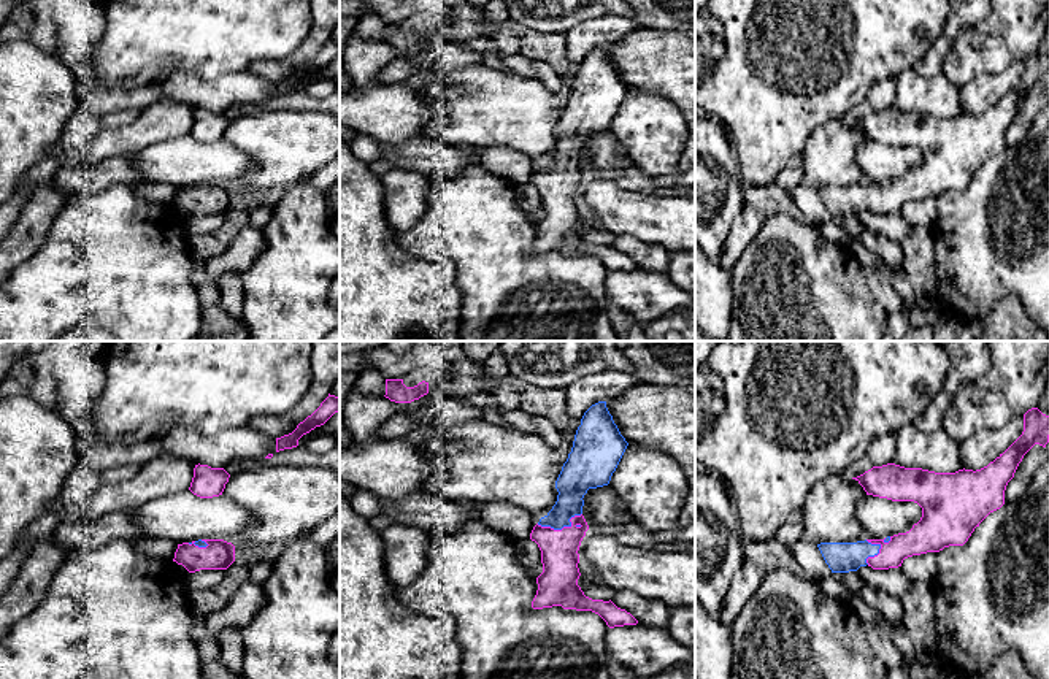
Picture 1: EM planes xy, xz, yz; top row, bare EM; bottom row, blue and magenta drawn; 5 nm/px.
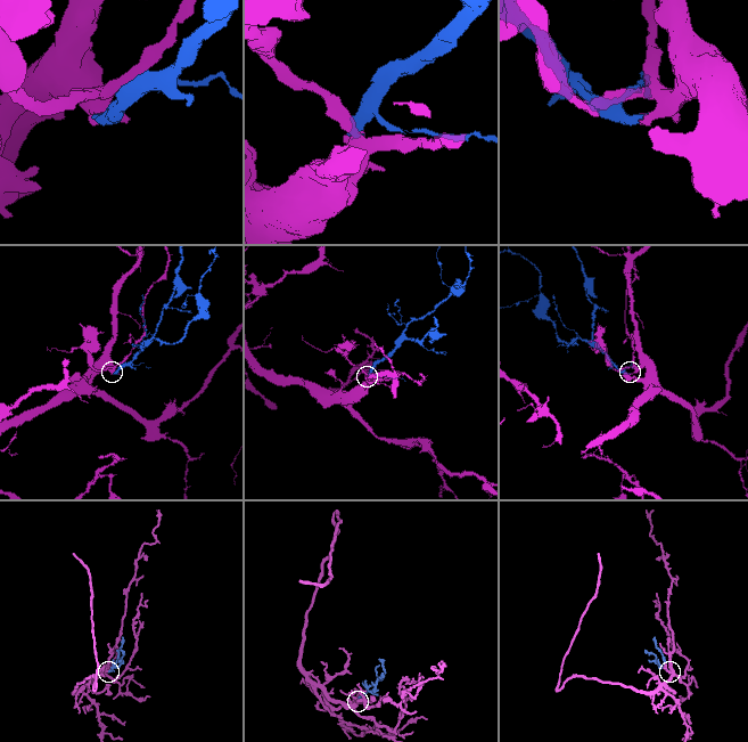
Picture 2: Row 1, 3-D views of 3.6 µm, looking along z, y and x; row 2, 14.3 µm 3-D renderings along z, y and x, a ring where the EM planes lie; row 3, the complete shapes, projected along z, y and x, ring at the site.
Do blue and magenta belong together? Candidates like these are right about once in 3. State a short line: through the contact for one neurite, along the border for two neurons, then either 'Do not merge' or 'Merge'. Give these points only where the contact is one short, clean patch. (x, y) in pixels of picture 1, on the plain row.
Line: xz (573, 126), (561, 173), (559, 194). Merge

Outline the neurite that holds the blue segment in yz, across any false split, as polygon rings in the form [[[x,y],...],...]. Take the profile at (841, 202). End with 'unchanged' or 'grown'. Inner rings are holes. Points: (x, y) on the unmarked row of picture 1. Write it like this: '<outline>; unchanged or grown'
[[[1038,52],[1024,59],[1022,79],[993,106],[981,114],[959,114],[955,117],[935,117],[922,113],[905,113],[895,108],[873,111],[855,124],[866,140],[892,146],[914,146],[922,152],[922,162],[906,178],[887,181],[886,184],[865,184],[857,187],[820,187],[817,189],[832,217],[857,216],[860,211],[889,214],[901,211],[903,205],[927,197],[939,197],[949,190],[963,190],[976,171],[993,155],[1005,149],[1008,127],[1022,106],[1024,100],[1035,90],[1046,92],[1049,87],[1049,60]]]; grown

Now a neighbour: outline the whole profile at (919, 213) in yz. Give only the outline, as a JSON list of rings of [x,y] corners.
[[[936,197],[908,201],[903,205],[900,213],[913,227],[924,227],[932,230],[938,221]]]

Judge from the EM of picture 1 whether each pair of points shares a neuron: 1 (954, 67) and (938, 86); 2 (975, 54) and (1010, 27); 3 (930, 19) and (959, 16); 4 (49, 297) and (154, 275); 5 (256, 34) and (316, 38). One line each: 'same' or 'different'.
1: different
2: same
3: different
4: same
5: different

